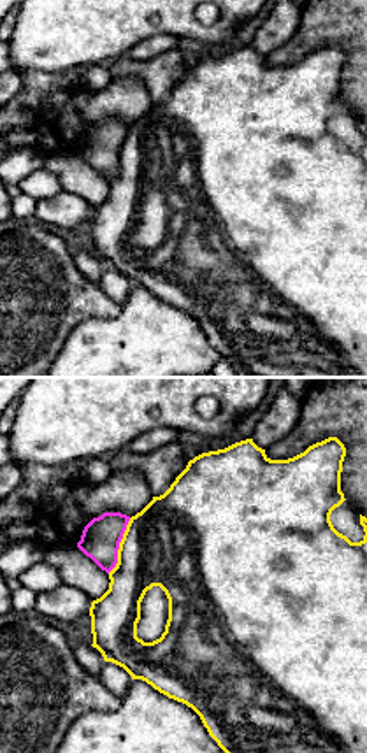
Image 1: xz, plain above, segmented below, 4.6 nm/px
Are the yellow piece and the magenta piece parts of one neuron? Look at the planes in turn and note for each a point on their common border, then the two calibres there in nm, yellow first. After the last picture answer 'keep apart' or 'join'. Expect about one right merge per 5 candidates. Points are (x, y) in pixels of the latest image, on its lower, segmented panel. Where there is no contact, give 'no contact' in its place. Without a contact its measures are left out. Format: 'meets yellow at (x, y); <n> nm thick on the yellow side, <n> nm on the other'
meets yellow at (120, 546); 420 nm thick on the yellow side, 180 nm on the other

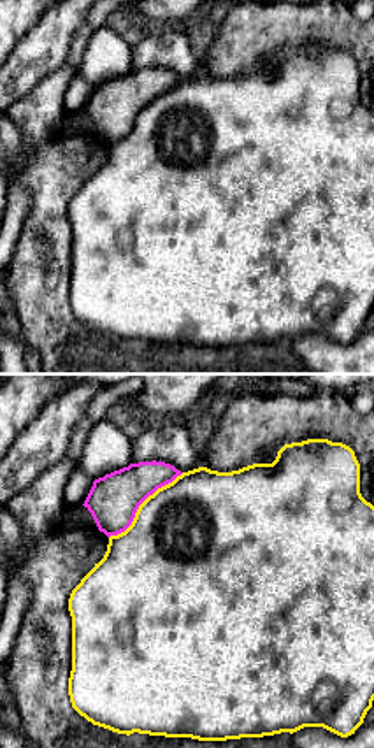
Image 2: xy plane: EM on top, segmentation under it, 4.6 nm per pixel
meets yellow at (141, 504); 500 nm thick on the yellow side, 240 nm on the other

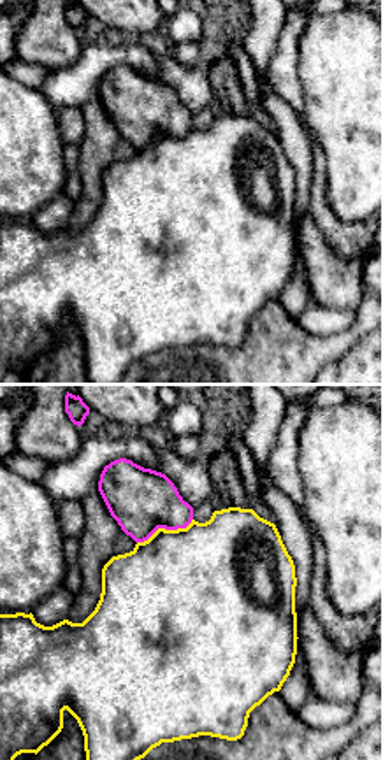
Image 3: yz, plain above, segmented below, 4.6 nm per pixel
meets yellow at (164, 529); 480 nm thick on the yellow side, 300 nm on the other

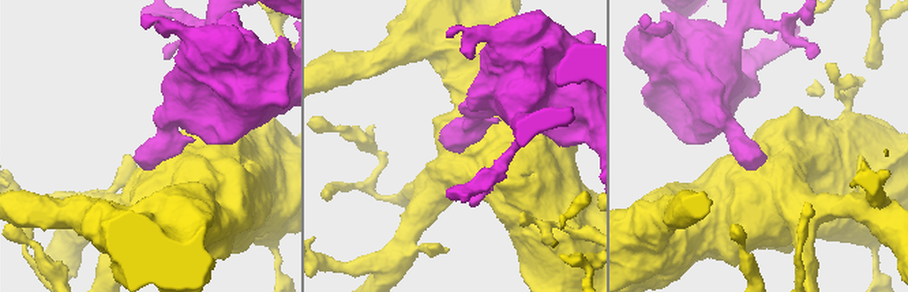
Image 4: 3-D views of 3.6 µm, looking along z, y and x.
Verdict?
keep apart

